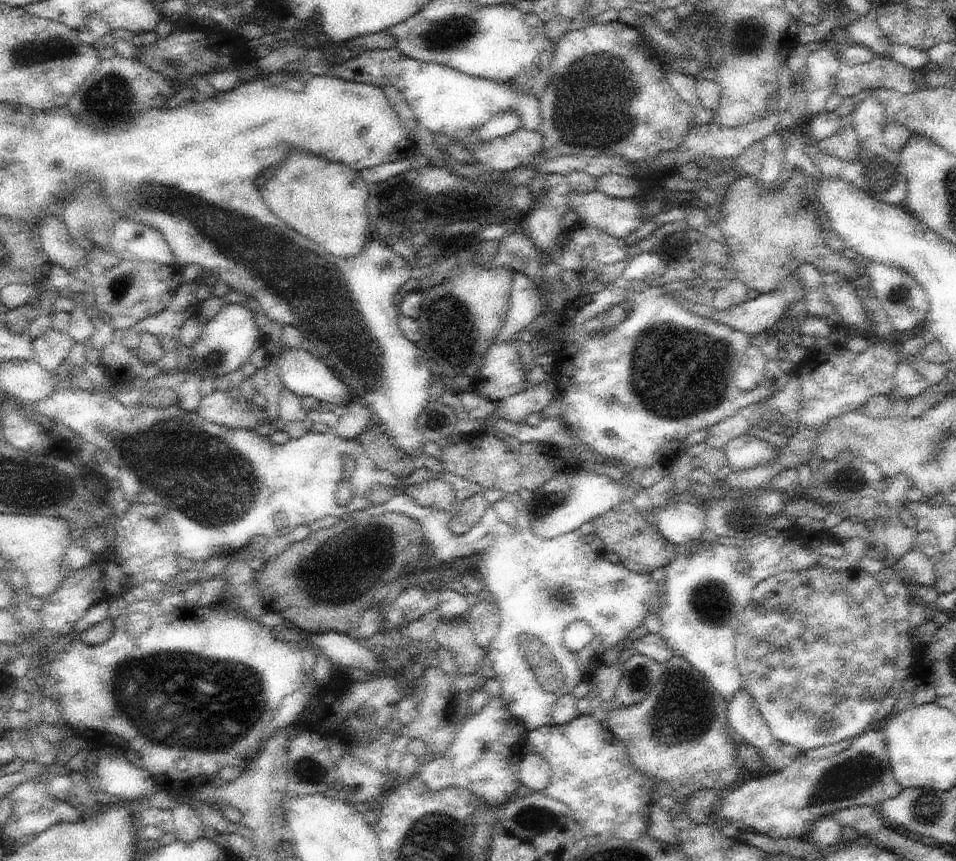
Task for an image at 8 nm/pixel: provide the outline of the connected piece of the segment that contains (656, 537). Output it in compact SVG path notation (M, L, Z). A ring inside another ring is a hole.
M628 499L604 514L594 517L592 521L595 524L594 533L604 543L604 552L616 552L620 562L628 570L652 574L658 570L657 568L665 568L676 558L677 546L660 532L656 524L646 521L644 517L644 514L634 507L631 499Z

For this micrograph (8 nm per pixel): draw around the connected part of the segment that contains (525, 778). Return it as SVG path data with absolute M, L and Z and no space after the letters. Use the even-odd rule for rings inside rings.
M525 752L520 765L519 779L530 790L544 791L550 784L552 771L549 762L541 754Z

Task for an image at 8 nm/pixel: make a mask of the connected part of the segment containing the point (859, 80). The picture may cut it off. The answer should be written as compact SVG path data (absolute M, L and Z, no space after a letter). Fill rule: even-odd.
M877 56L872 62L862 63L855 67L850 67L841 60L836 79L836 94L843 98L855 97L861 90L881 89L882 87L897 90L902 94L912 92L915 88L913 70L901 65L898 61L891 61L881 56Z

